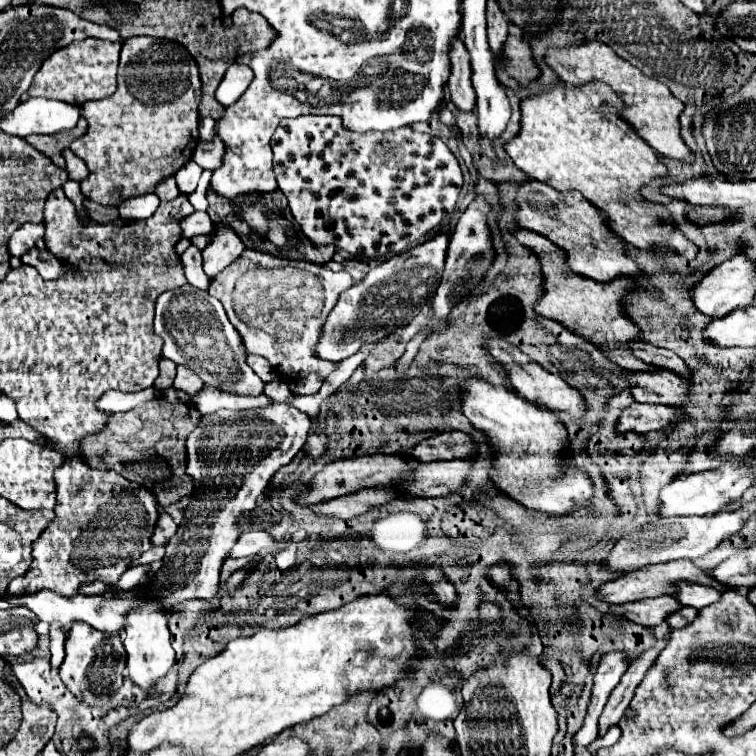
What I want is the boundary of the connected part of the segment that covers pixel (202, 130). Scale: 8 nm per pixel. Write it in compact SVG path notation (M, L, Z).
M201 117L199 121L199 135L201 135L201 141L213 141L213 133L215 133L215 125L217 121L213 117Z

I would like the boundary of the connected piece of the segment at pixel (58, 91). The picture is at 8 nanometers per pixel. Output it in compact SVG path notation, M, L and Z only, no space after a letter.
M83 39L73 41L71 45L55 51L35 73L31 89L23 93L23 101L31 97L47 97L59 99L71 105L81 107L91 99L105 99L117 89L117 65L119 65L121 43L99 41L99 39Z

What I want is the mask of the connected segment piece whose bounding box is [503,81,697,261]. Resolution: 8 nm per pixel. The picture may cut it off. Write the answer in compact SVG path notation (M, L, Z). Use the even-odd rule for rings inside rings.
M559 81L547 85L543 93L523 97L519 107L521 129L503 149L525 175L547 181L547 185L565 193L579 191L583 199L601 211L605 225L635 247L647 249L651 243L663 241L681 257L689 261L695 259L697 247L681 233L673 231L669 223L659 223L653 217L651 205L637 199L641 185L665 175L665 165L661 165L657 153L645 141L639 141L635 131L623 123L619 117L623 103L615 97L611 87L603 81L589 81L577 87ZM603 99L611 103L609 109L601 107Z

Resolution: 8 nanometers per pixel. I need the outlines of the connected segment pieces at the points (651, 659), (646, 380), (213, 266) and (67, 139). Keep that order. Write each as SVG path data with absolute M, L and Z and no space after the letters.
M655 643L653 647L649 647L647 651L643 651L637 659L633 659L629 663L629 669L627 673L621 677L619 685L613 689L601 717L599 717L599 737L605 735L605 731L611 727L611 725L617 725L623 717L623 711L629 707L631 703L631 697L637 689L637 685L641 683L643 675L647 673L647 669L655 663L655 659L659 657L659 653L663 651L665 643Z
M669 369L655 371L629 371L627 383L635 401L681 405L689 399L689 381L673 375Z
M215 225L211 231L213 241L203 249L203 269L209 277L215 277L219 271L223 271L239 253L245 249L243 241L237 237L235 231L231 231L225 225Z
M81 117L75 129L61 131L57 135L29 135L29 137L25 137L25 141L31 147L35 147L39 153L49 157L57 167L65 169L65 159L61 157L61 151L67 149L75 139L85 135L85 131L87 131L87 121Z

